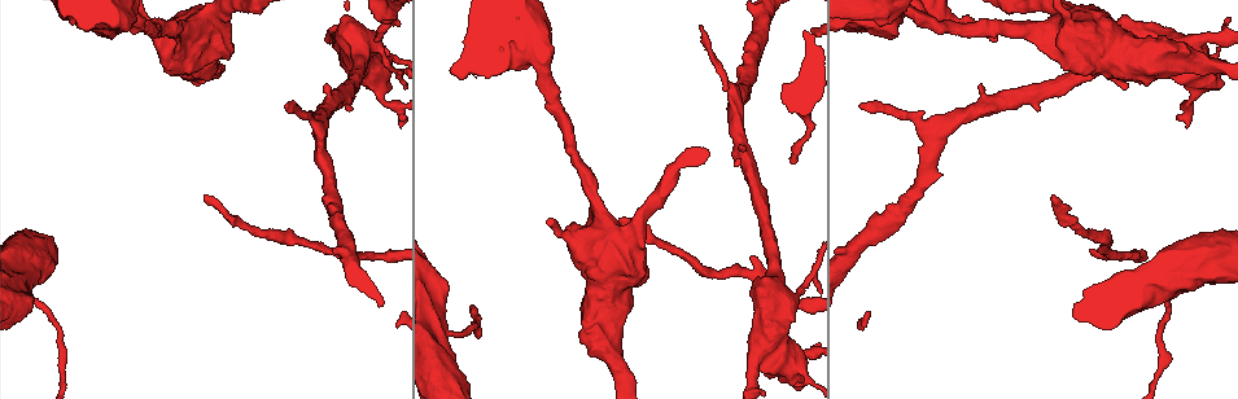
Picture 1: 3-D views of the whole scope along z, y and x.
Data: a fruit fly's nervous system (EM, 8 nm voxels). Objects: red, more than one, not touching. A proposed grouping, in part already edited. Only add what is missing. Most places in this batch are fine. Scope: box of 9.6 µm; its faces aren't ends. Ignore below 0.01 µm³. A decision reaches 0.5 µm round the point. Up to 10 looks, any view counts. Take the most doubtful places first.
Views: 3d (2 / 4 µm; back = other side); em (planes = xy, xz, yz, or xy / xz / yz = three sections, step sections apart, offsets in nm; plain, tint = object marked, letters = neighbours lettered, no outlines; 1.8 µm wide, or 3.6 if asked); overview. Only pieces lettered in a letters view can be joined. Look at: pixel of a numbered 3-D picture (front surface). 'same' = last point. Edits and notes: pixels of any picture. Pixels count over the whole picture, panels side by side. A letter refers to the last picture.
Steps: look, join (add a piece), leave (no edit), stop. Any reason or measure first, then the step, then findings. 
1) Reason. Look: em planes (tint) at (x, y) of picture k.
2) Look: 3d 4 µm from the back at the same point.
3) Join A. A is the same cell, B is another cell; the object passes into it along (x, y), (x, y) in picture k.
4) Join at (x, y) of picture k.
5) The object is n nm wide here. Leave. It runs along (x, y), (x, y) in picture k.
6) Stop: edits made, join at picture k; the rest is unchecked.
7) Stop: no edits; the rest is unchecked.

An open end. Look: em planes (letters) at (205, 199) of picture 1.

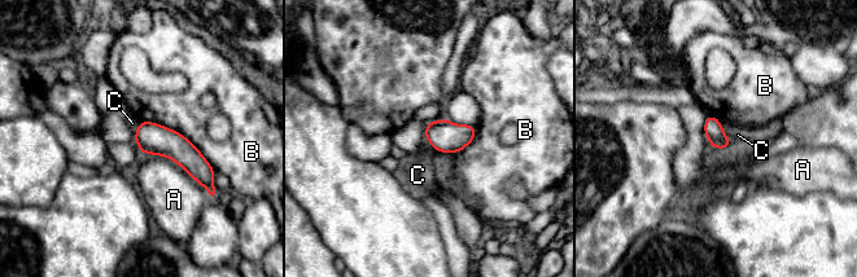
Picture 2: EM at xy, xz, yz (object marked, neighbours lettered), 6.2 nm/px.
Leave. A, B and C are other cells; a border runs along (720, 121), (722, 131), (733, 144) in picture 2; none of them fits.

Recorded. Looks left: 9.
Branch stops here. Look: em planes (letters) at (791, 158) of picture 1.

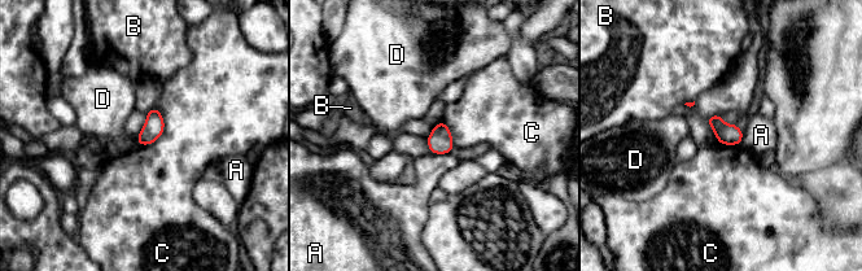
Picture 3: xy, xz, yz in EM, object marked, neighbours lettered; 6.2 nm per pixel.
Leave. A, B, C and D are other cells; a border runs along (425, 139), (429, 152) in picture 3; no lettered piece goes on from it.

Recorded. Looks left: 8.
An open end. Look: 3d 4 µm at (754, 257) of picture 1.

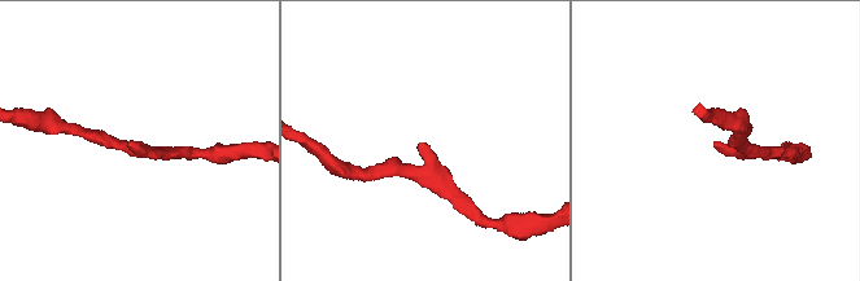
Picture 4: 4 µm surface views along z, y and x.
The arms are 190, 200 nm wide; need the tissue. Look: em yz step 16 (letters) at (421, 145) of picture 4.

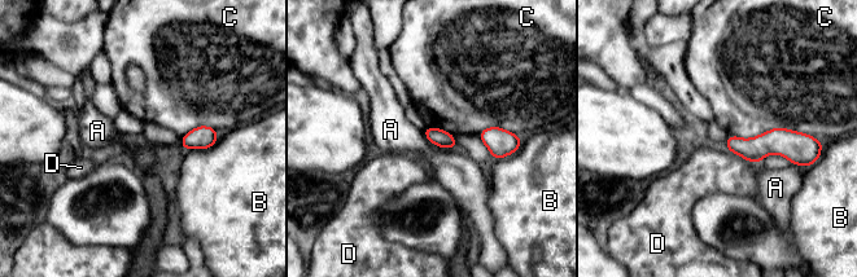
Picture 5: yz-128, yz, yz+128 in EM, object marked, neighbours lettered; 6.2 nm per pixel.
The longest contact is with B, 260 nm. Leave. A, B, C and D are other cells; a border runs along (422, 131), (438, 146), (457, 148) in picture 5; no lettered piece goes on from it.

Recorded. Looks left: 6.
Branch stops here. Look: em planes (letters) at (285, 105) of picture 1.

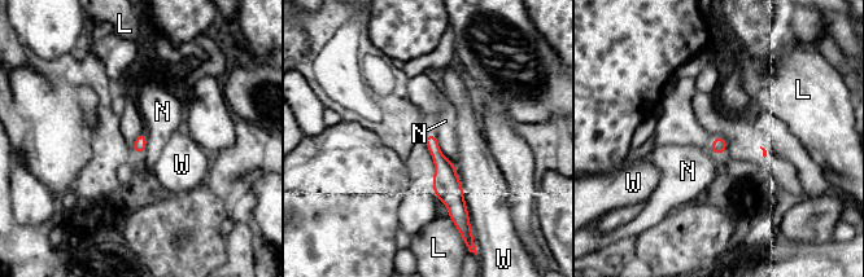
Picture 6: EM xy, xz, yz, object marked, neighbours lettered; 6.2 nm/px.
The longest contact is with W, 380 nm. Leave. L, N and W are other cells; no lettered piece goes on from it.

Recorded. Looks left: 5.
Stop: no edits; the rest is unchecked.

